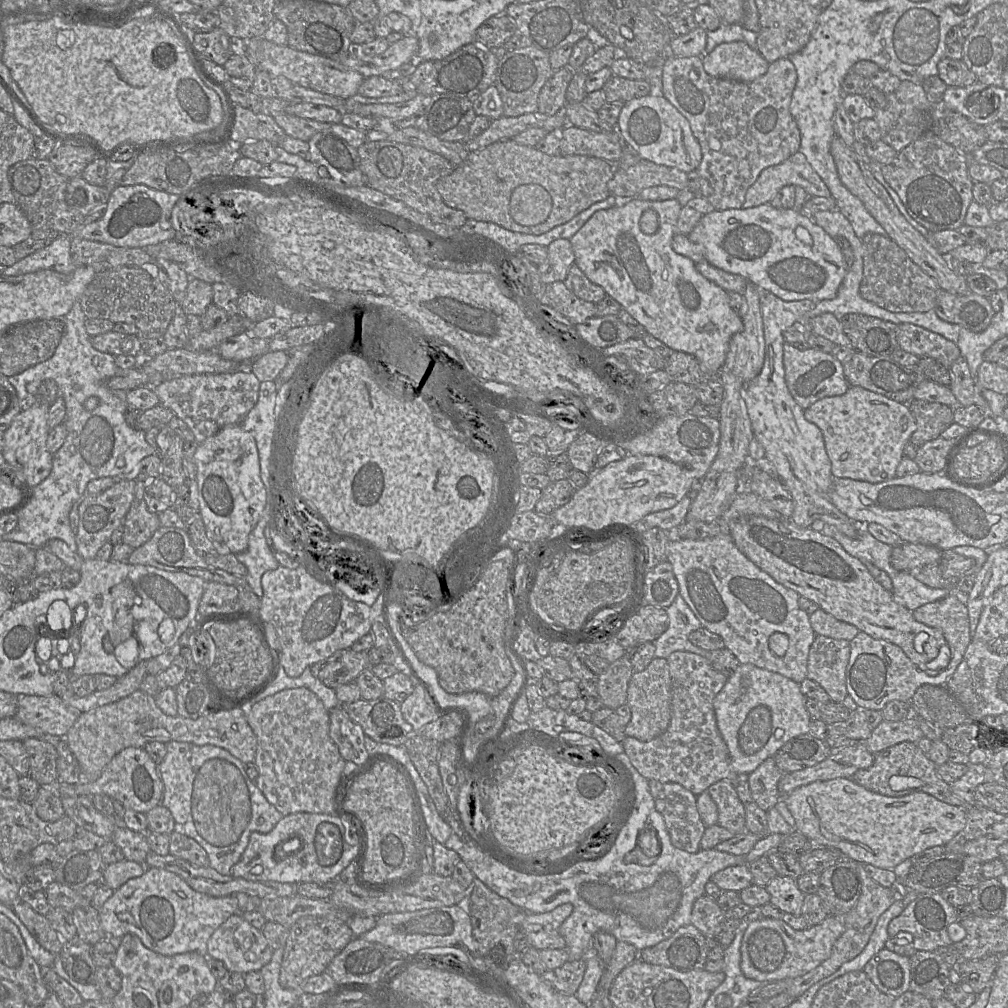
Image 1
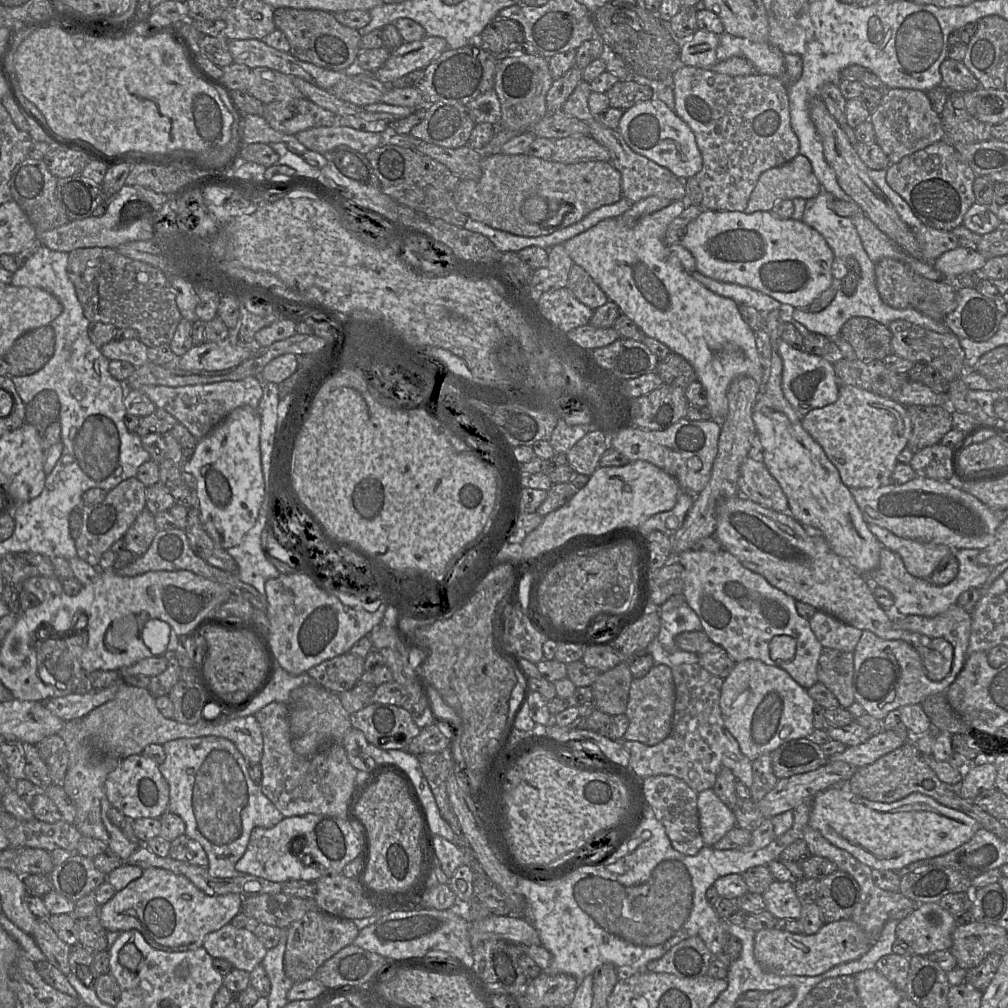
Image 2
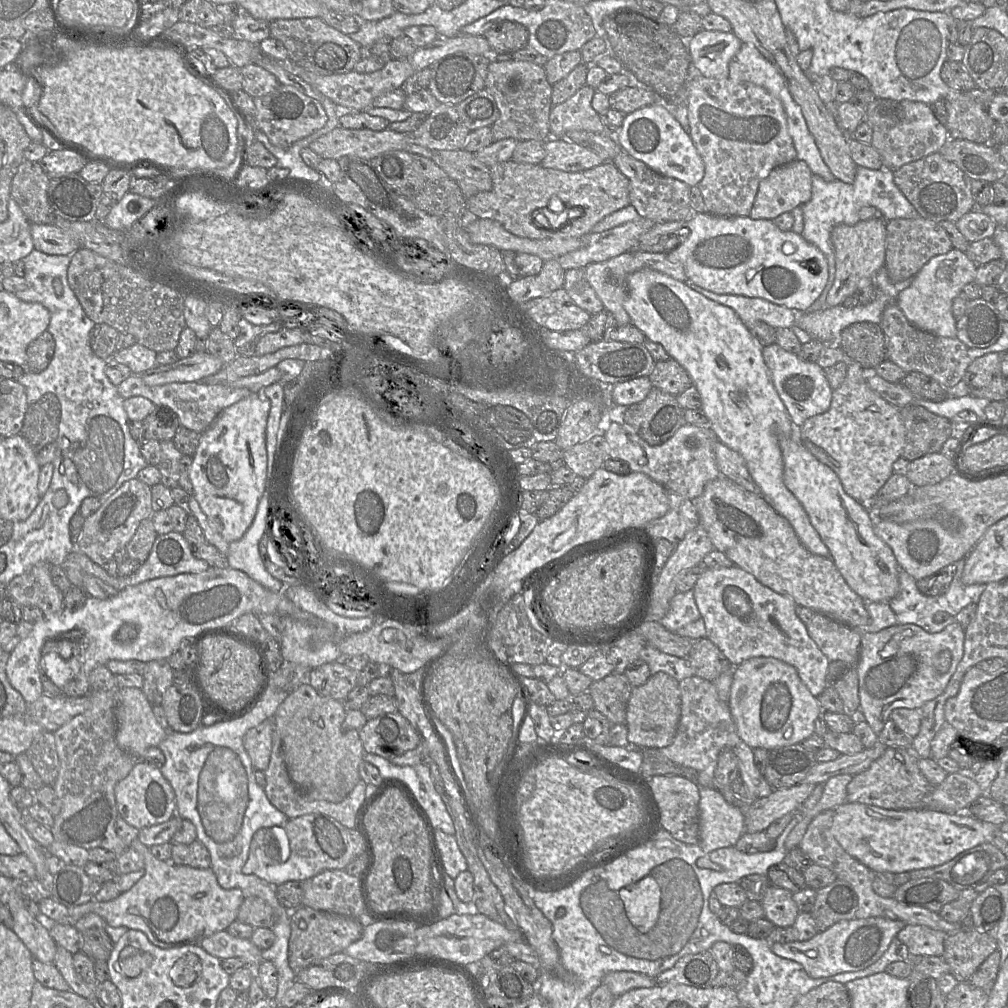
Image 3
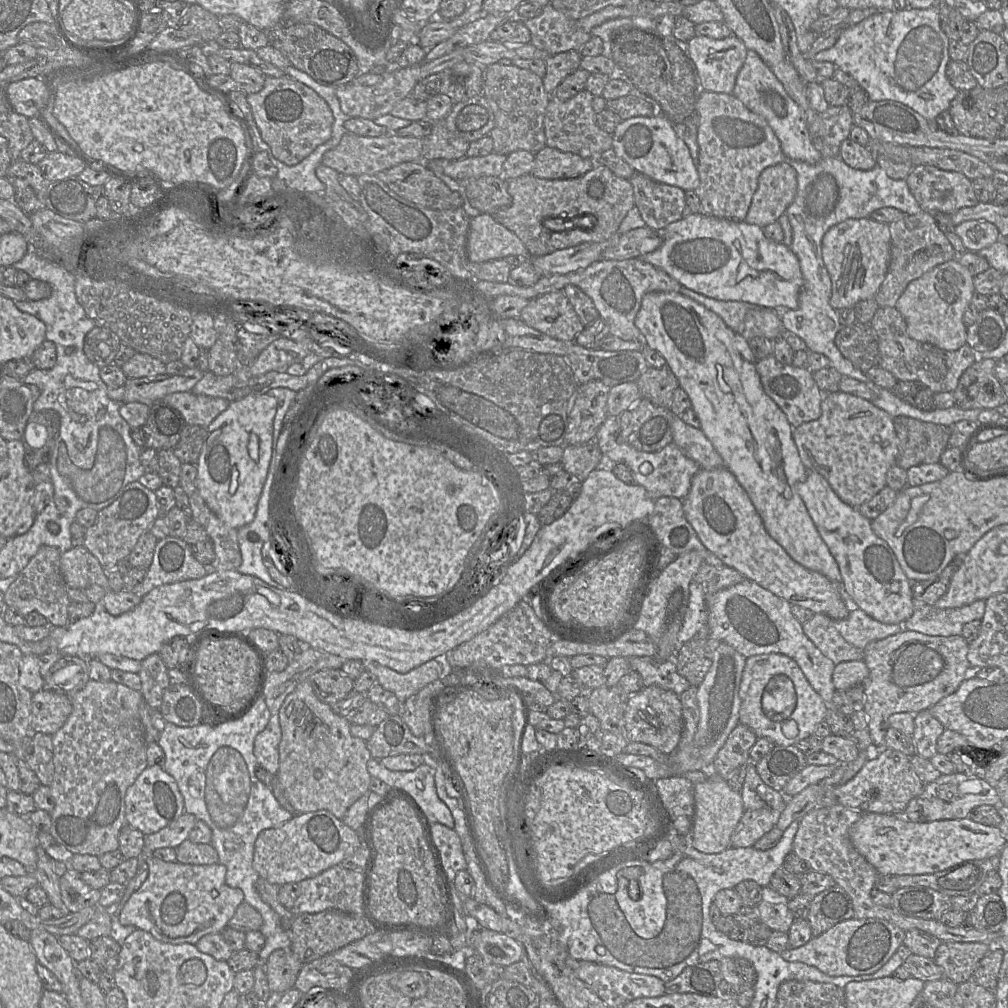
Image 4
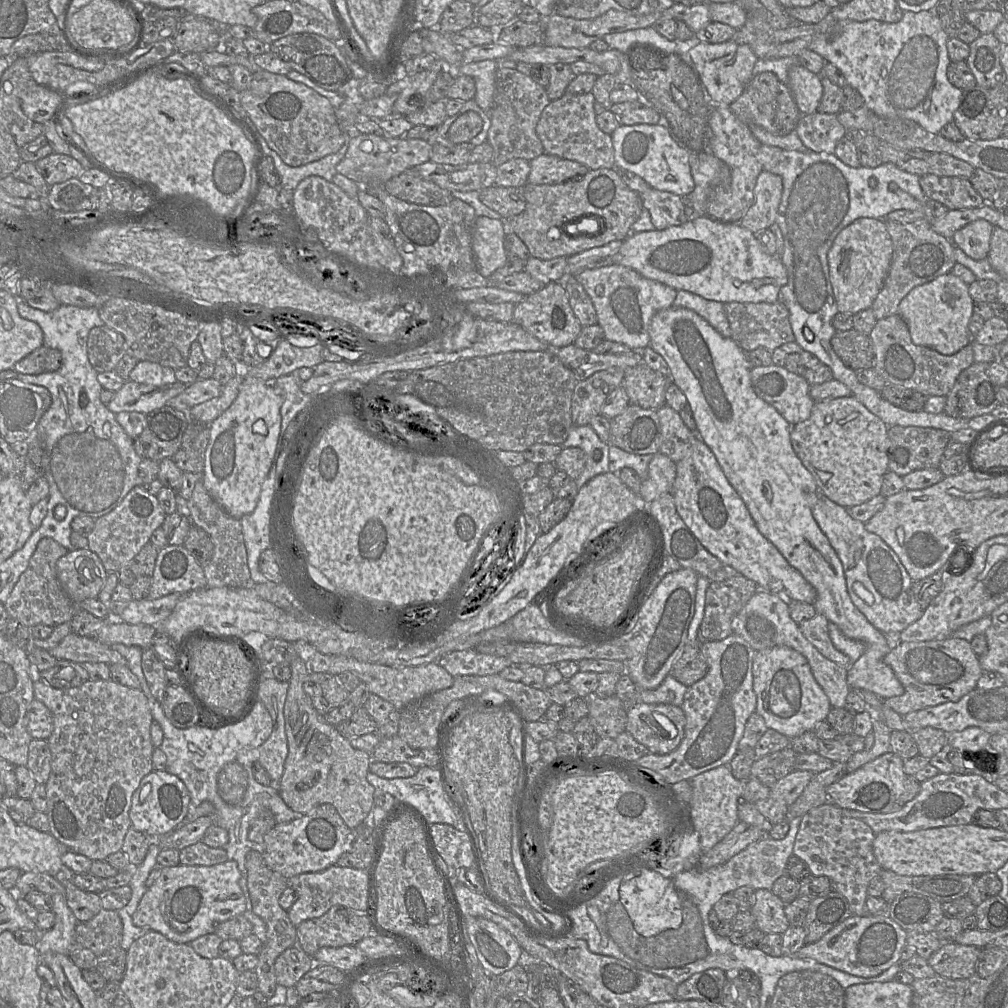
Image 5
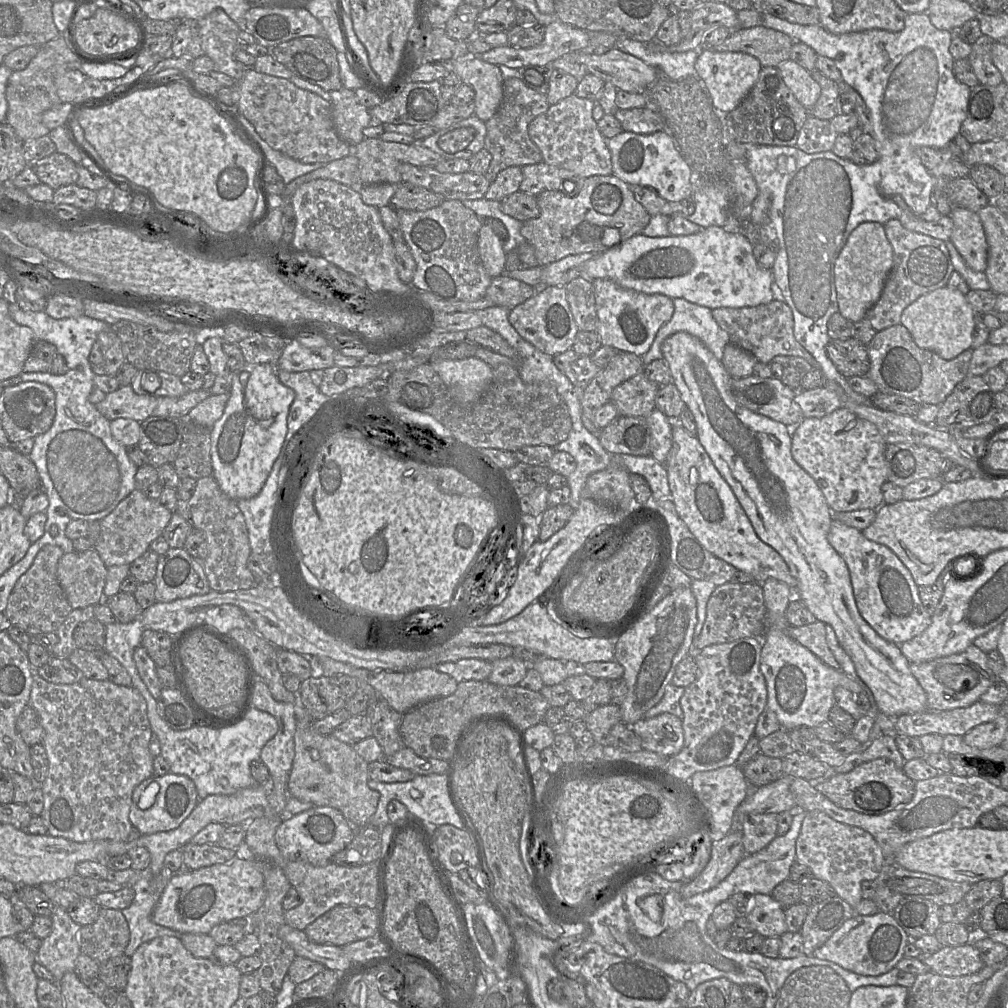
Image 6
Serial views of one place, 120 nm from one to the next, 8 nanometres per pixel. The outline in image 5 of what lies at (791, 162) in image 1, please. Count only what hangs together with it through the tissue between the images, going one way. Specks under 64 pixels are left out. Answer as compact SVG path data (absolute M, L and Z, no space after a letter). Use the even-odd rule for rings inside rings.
M763 170L754 188L753 204L739 223L754 234L768 229L776 222L782 193L782 178Z

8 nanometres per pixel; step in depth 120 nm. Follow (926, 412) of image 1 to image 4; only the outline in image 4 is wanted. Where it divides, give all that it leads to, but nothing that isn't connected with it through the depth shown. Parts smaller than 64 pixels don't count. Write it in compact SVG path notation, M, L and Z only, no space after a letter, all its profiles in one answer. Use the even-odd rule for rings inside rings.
M897 416L893 420L899 439L899 449L895 465L908 470L920 464L940 461L948 447L952 426L924 422L907 416Z

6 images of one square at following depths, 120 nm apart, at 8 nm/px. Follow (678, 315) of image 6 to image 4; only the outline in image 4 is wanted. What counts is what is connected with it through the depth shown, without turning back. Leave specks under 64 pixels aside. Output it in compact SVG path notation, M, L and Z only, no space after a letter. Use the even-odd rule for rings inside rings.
M684 286L680 288L679 293L695 300L708 310L717 314L730 329L739 334L743 331L743 322L747 311L751 306L758 306L742 301L717 300Z

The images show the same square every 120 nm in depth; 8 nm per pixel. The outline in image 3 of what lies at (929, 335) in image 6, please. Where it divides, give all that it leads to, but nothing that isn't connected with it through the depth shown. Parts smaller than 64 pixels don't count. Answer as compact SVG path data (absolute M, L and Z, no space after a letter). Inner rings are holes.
M953 248L928 261L910 279L910 285L898 293L895 304L916 328L937 336L954 338L957 336L957 319L952 312L953 300L964 286L975 280L977 268L966 252Z

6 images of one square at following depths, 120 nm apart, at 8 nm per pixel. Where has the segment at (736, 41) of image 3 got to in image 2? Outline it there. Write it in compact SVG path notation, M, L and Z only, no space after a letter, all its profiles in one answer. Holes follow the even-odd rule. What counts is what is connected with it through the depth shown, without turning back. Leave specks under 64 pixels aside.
M698 29L689 39L682 41L680 47L680 64L712 70L718 62L716 49L719 35Z

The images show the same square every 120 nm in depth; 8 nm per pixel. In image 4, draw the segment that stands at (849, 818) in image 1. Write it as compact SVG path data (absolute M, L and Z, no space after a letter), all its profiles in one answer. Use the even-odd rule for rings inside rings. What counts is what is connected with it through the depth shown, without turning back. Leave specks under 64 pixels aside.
M862 812L860 819L849 830L855 849L884 875L919 875L936 873L968 861L988 859L1000 855L1006 840L998 827L974 822L970 818L937 820L932 822L905 822L894 814Z

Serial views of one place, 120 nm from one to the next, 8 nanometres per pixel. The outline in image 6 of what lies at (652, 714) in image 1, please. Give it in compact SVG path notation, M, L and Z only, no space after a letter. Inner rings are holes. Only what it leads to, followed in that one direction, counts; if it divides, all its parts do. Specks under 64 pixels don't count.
M671 713L640 719L631 727L639 737L642 749L669 758L683 748L682 720Z

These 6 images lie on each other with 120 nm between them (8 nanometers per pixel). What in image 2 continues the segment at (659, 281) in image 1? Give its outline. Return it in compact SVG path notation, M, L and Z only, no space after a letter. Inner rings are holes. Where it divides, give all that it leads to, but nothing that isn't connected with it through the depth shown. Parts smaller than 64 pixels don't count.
M682 201L672 202L670 205L664 207L663 209L649 214L647 216L644 216L633 227L624 225L618 218L606 218L598 222L595 226L591 227L590 229L567 240L565 243L563 243L563 245L569 256L574 261L574 263L578 264L587 271L587 273L592 277L595 283L607 295L608 300L613 301L617 304L621 313L625 314L628 318L633 320L640 327L640 329L644 332L646 336L649 336L662 342L671 350L671 352L681 355L693 366L697 374L698 381L703 385L703 387L706 390L708 398L707 407L711 412L712 420L716 420L721 424L722 420L725 418L728 411L727 392L731 383L735 381L737 378L747 376L757 381L760 384L760 388L762 388L767 382L768 377L766 377L766 369L764 368L761 356L757 348L756 334L743 320L738 310L738 304L730 298L720 296L707 289L704 285L702 285L700 282L695 280L690 274L683 270L678 259L675 256L670 255L668 253L668 246L664 242L666 230L669 224L676 217L678 217L684 211L685 208L686 206Z

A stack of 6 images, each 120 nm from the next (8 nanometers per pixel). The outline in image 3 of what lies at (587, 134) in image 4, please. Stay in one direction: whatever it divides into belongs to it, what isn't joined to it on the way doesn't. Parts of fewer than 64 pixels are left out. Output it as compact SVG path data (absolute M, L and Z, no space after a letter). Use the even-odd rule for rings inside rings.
M587 84L572 97L552 107L549 115L550 134L563 138L569 131L585 130L595 133L607 131L600 114L592 108L595 89Z

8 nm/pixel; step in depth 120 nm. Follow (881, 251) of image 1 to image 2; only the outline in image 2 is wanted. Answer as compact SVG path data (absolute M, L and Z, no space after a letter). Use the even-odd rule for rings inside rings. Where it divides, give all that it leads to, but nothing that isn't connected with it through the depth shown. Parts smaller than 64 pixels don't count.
M883 258L875 265L875 282L883 302L895 309L914 308L932 317L941 318L958 305L958 289L944 279L930 280L914 272L907 264L891 258Z

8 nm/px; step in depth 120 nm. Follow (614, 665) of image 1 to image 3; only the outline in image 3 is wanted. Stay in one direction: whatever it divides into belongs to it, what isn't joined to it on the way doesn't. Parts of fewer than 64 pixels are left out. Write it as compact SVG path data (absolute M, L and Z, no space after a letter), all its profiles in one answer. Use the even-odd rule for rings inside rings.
M611 673L605 678L593 681L589 692L594 709L602 713L611 724L623 724L632 686L624 673Z

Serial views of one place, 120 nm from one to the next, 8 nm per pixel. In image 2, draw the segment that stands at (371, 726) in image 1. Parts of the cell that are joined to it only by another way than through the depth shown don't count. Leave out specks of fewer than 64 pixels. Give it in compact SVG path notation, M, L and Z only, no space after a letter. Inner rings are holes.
M369 703L350 714L353 728L363 732L368 743L384 750L406 750L420 728L402 706Z

